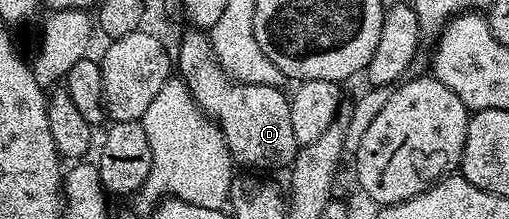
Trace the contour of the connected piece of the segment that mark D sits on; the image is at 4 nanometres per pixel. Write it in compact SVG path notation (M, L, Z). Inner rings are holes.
M190 29L183 37L178 55L176 51L176 71L199 109L220 129L230 150L230 158L239 168L254 173L274 173L270 171L277 167L289 168L300 141L296 133L292 133L290 101L283 88L239 83L237 79L231 79L218 64L207 32L202 29Z

